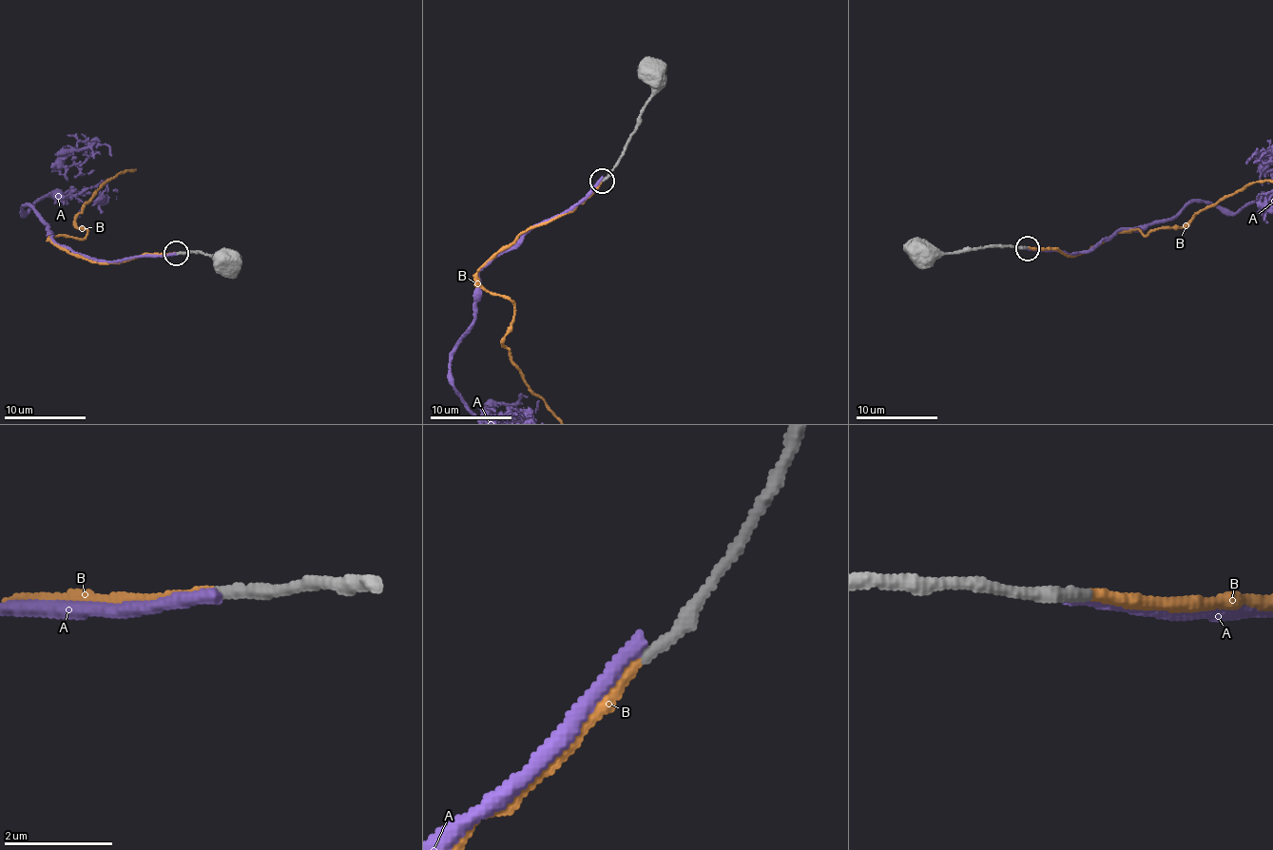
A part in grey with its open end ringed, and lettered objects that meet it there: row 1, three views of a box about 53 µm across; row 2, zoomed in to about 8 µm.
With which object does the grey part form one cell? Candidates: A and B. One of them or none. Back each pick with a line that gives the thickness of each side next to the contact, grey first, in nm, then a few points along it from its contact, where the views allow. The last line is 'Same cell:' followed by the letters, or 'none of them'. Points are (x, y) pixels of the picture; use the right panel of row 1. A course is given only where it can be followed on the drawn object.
B: Thickness 240 nm (grey) against 200 nm
Same cell: B

